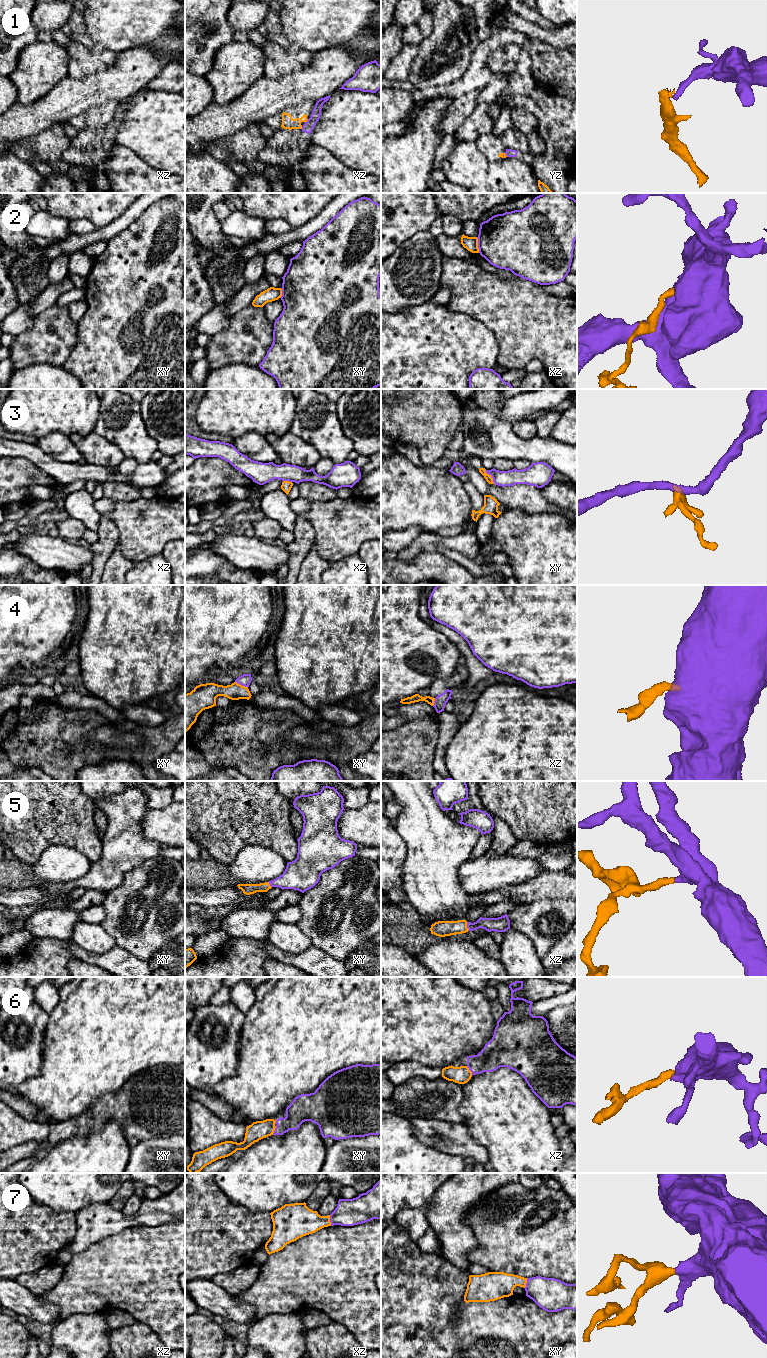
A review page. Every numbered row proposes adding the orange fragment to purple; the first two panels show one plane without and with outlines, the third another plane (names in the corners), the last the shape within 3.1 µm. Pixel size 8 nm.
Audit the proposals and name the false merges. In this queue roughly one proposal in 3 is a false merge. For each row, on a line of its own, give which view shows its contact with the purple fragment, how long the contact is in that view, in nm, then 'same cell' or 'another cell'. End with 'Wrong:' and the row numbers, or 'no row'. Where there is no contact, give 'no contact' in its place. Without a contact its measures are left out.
1: meets purple in xz; contact 40 nm long; another cell
2: meets purple in xz; contact 130 nm long; another cell
3: meets purple in xy; contact 140 nm long; another cell
4: meets purple in xy; contact 120 nm long; another cell
5: meets purple in xz; contact 80 nm long; same cell
6: meets purple in xy; contact 80 nm long; same cell
7: meets purple in xz; contact 90 nm long; same cell
Wrong: 1, 2, 3, 4

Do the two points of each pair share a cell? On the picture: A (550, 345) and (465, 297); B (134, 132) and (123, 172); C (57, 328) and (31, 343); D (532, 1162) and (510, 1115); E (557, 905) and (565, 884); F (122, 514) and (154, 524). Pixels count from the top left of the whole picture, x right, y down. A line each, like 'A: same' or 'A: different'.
A: same
B: different
C: same
D: same
E: different
F: same

